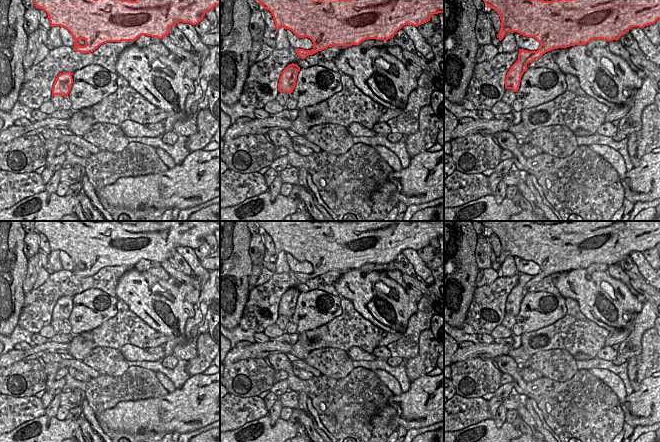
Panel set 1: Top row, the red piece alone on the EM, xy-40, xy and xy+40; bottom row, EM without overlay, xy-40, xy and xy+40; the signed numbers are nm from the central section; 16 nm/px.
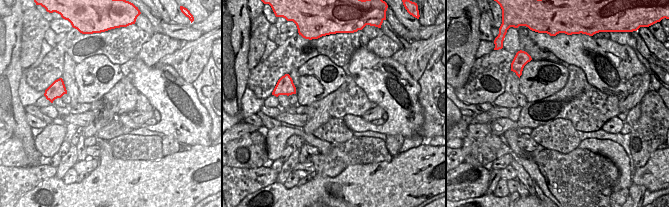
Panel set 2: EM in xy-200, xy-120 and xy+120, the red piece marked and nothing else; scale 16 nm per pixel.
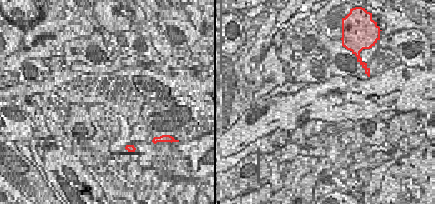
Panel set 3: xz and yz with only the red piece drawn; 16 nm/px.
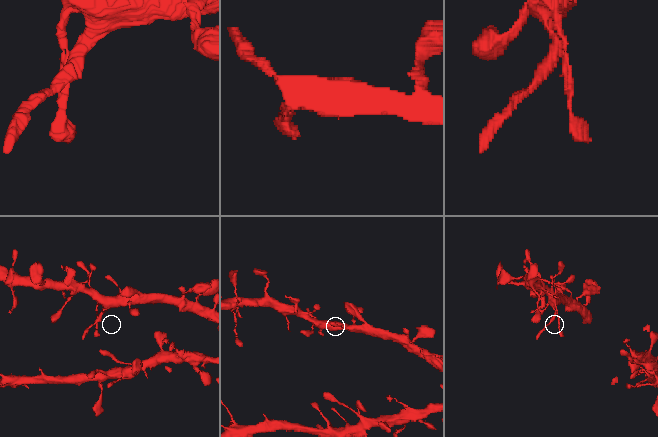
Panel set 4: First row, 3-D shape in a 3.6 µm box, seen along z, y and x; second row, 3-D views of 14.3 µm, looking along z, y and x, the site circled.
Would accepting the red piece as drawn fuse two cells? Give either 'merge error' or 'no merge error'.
no merge error

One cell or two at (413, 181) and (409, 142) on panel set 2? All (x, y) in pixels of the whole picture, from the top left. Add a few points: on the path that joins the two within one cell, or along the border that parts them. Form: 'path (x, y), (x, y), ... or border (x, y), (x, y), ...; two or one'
border (421, 143), (399, 153); two

